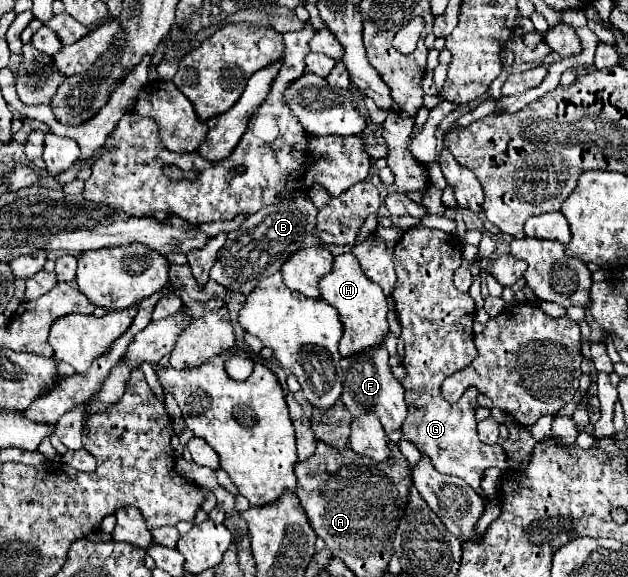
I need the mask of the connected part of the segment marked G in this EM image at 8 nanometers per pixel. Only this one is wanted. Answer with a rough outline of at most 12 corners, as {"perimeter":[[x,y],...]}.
{"perimeter":[[416,226],[394,246],[402,438],[480,488],[506,452],[478,440],[476,390],[440,386],[478,358],[458,236]]}

